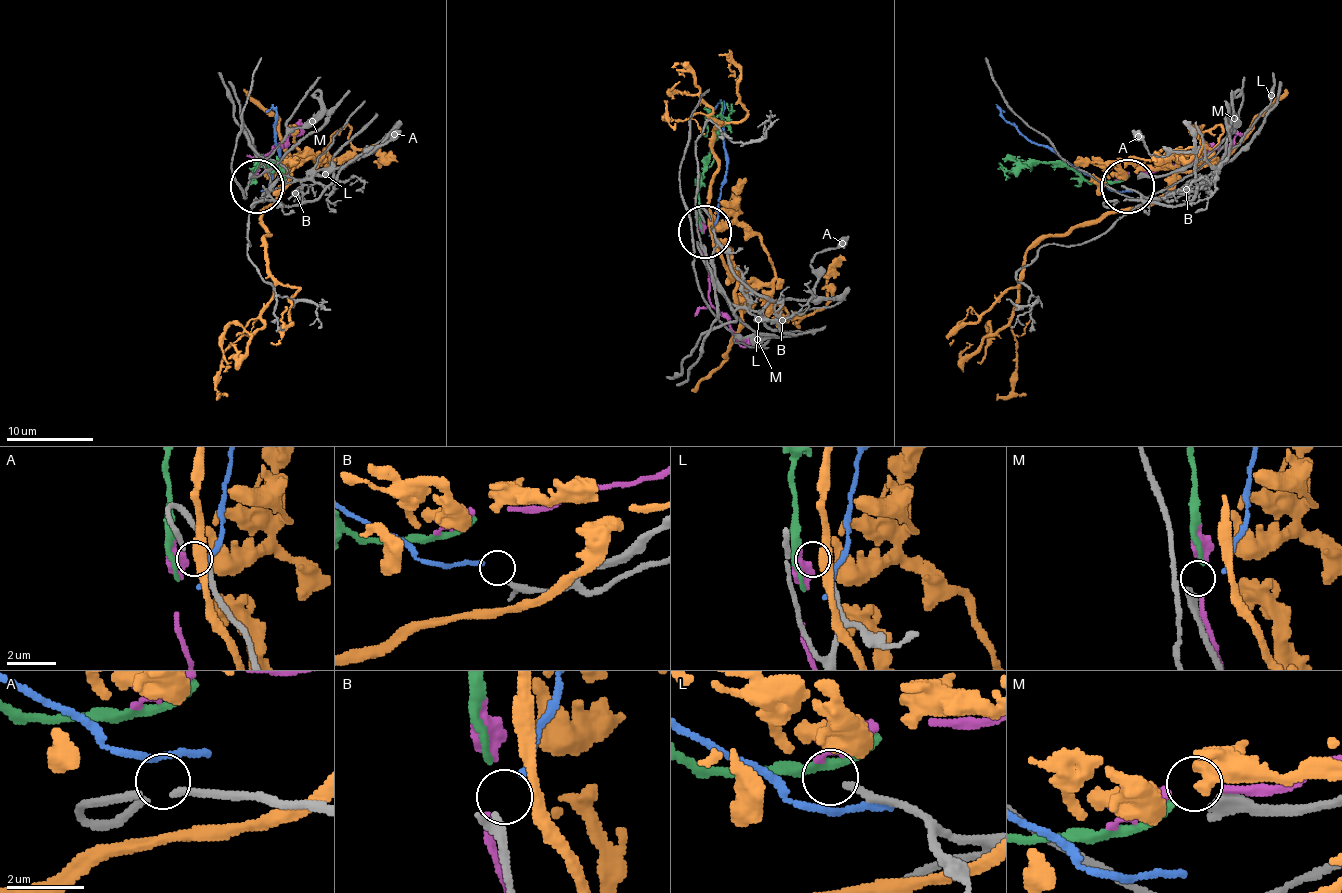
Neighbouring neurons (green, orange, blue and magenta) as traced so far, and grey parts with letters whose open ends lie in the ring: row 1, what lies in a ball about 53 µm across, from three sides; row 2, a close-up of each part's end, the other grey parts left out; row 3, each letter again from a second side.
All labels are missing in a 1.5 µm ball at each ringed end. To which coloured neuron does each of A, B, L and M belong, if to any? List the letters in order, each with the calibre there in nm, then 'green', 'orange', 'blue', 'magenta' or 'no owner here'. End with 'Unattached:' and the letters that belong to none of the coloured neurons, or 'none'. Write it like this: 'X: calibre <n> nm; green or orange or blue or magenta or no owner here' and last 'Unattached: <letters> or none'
A: calibre 140 nm; no owner here
B: calibre 300 nm; blue
L: calibre 190 nm; magenta
M: calibre 360 nm; green
Unattached: A

